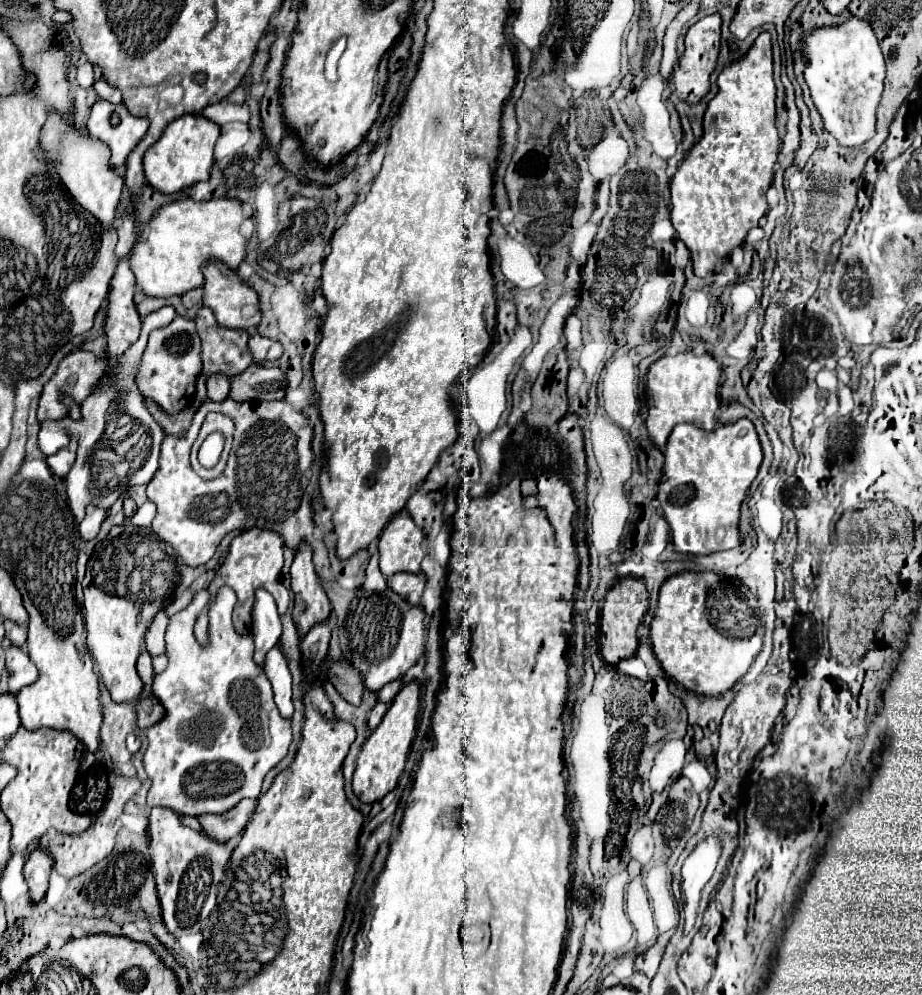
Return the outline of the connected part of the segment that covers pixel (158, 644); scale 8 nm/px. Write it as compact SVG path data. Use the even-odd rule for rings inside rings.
M159 611L155 619L151 621L147 633L145 633L145 649L151 657L165 653L165 629L167 629L169 617L165 617L165 611Z

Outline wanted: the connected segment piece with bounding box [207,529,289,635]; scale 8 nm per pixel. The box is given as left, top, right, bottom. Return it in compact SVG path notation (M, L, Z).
M249 529L249 531L243 531L241 535L237 535L231 541L229 555L225 557L223 565L219 567L219 571L217 571L215 579L211 581L211 585L207 587L207 591L209 591L211 597L215 597L217 587L229 585L237 593L237 603L235 603L235 611L233 611L233 627L239 635L249 633L251 611L253 611L253 601L255 601L255 591L257 589L267 589L275 597L281 615L287 611L289 593L287 593L285 585L279 579L281 567L283 567L283 539L275 531Z

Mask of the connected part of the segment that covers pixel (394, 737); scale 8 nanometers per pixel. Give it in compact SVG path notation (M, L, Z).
M413 681L403 685L399 695L393 699L389 711L385 713L383 721L379 723L379 727L369 735L369 739L361 747L353 775L353 791L363 803L381 801L389 791L395 789L415 735L417 713L419 713L419 683Z

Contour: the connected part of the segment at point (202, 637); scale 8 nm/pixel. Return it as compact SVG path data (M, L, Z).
M203 609L197 617L197 623L195 623L195 637L199 643L205 643L207 641L207 609Z

